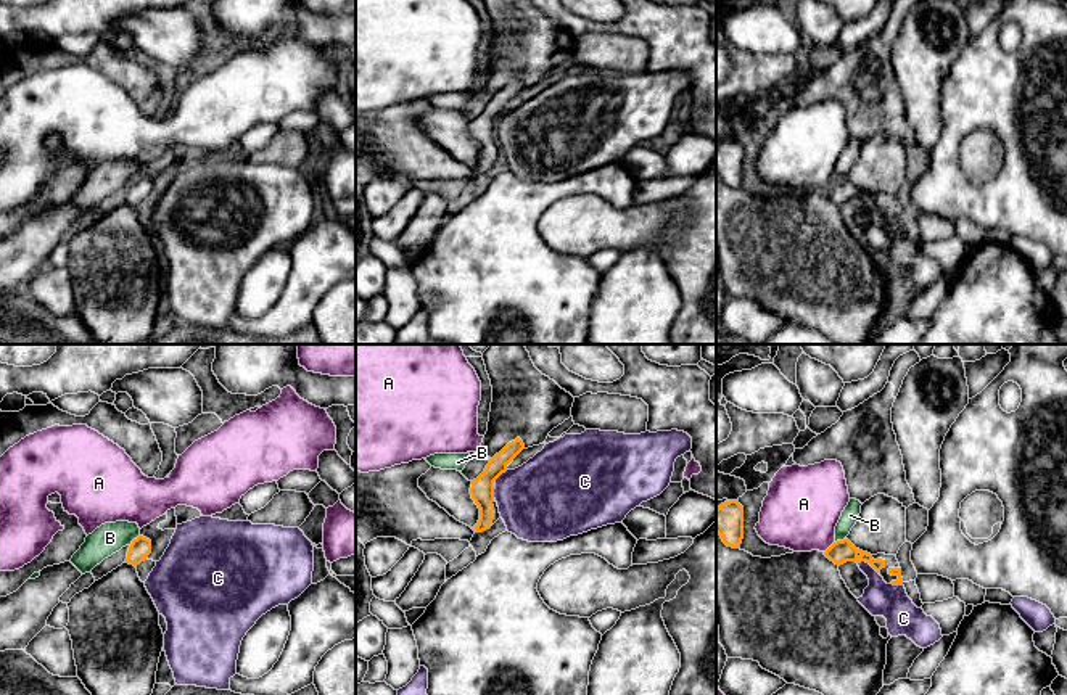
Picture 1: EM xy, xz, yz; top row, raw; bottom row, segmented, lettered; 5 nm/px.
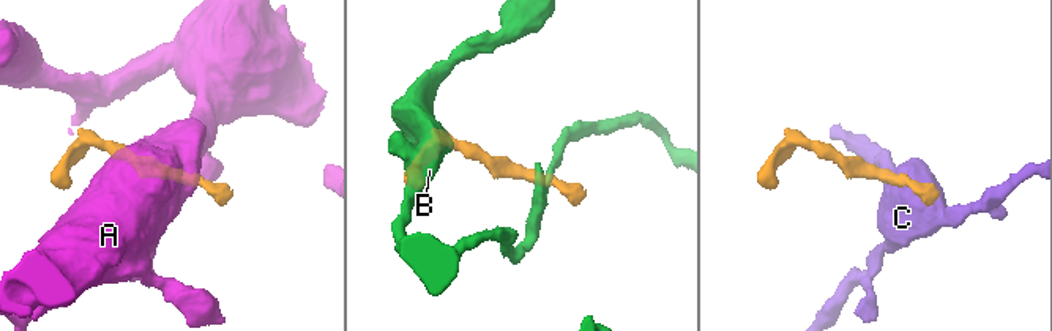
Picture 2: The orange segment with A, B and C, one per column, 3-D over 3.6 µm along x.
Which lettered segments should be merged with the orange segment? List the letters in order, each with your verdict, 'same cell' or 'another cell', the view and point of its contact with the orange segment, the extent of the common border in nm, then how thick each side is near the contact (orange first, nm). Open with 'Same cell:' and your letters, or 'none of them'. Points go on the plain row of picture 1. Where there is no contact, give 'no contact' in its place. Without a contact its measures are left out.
Same cell: none of them
A: another cell; contact yz (829, 187); length 80 nm; calibres 120 and 380 nm
B: another cell; contact xy (134, 179); length 80 nm; calibres 110 and 160 nm
C: another cell; contact yz (868, 201); length 120 nm; calibres 120 and 170 nm

